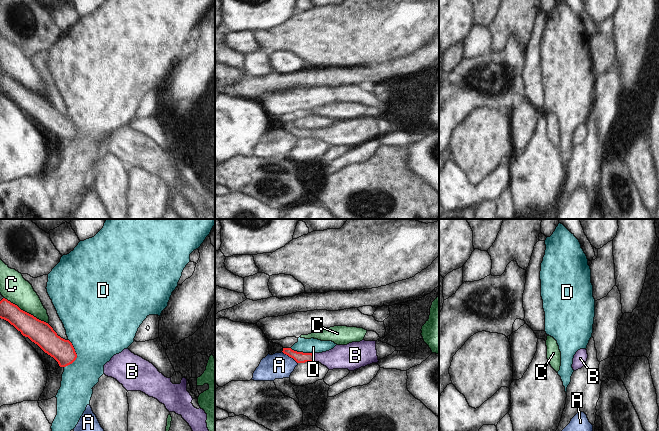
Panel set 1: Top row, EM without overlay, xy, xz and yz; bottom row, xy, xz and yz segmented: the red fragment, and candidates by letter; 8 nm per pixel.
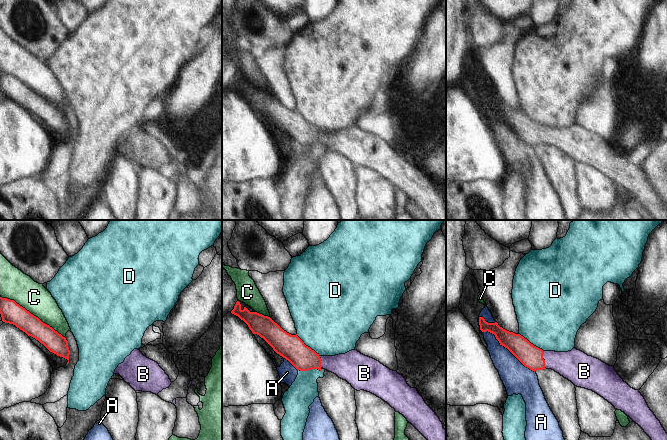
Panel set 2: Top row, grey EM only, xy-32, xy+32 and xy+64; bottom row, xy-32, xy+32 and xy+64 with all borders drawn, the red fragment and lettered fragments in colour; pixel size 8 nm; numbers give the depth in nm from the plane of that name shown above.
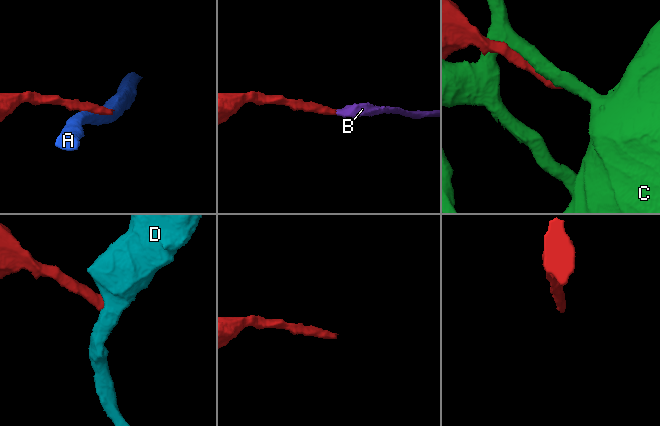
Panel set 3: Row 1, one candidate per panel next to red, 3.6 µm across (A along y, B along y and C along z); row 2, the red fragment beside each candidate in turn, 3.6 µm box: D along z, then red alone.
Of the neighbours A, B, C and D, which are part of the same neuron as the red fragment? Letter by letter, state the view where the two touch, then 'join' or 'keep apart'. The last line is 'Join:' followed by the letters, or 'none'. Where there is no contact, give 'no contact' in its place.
A: xz | keep apart
B: xz | join
C: xy | keep apart
D: xy | keep apart
Join: B

